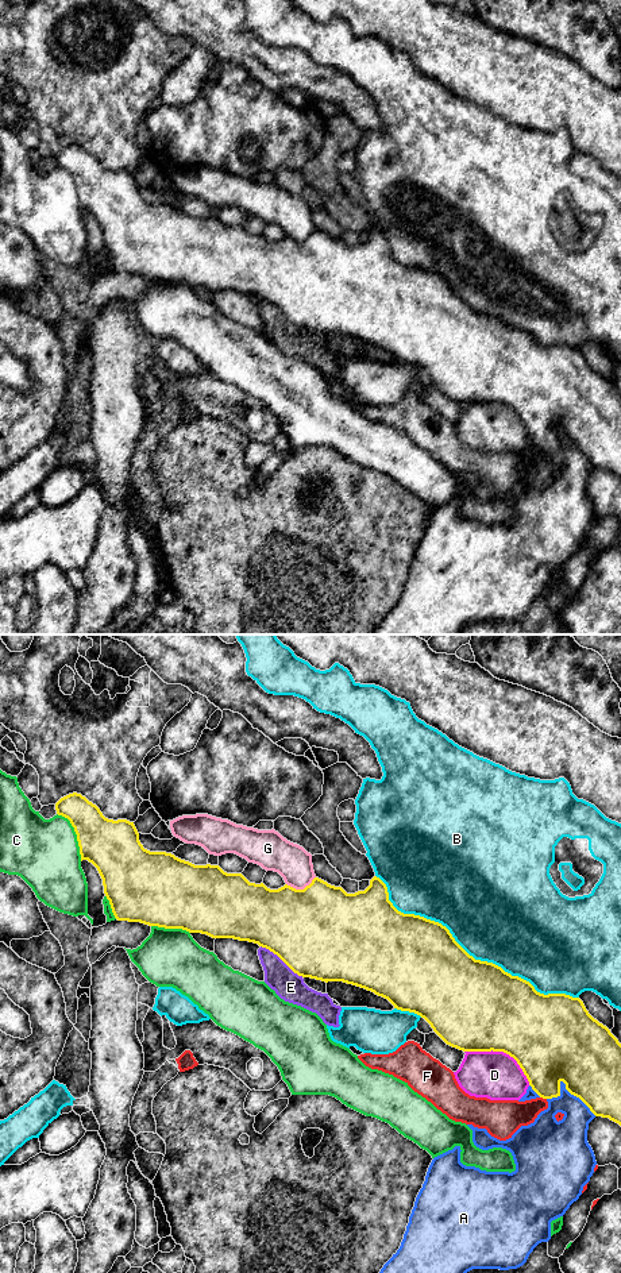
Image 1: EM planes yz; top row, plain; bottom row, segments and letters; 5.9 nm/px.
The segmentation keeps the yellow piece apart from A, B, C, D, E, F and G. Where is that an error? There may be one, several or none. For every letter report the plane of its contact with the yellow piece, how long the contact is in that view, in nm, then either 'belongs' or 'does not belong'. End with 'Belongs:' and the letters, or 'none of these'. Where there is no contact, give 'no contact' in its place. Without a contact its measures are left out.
A: contact in yz; length 320 nm; does not belong
B: contact in yz; length 1400 nm; does not belong
C: contact in yz; length 320 nm; does not belong
D: contact in yz; length 440 nm; does not belong
E: contact in yz; length 320 nm; does not belong
F: contact in yz; length 40 nm; does not belong
G: contact in yz; length 180 nm; does not belong
Belongs: none of these

